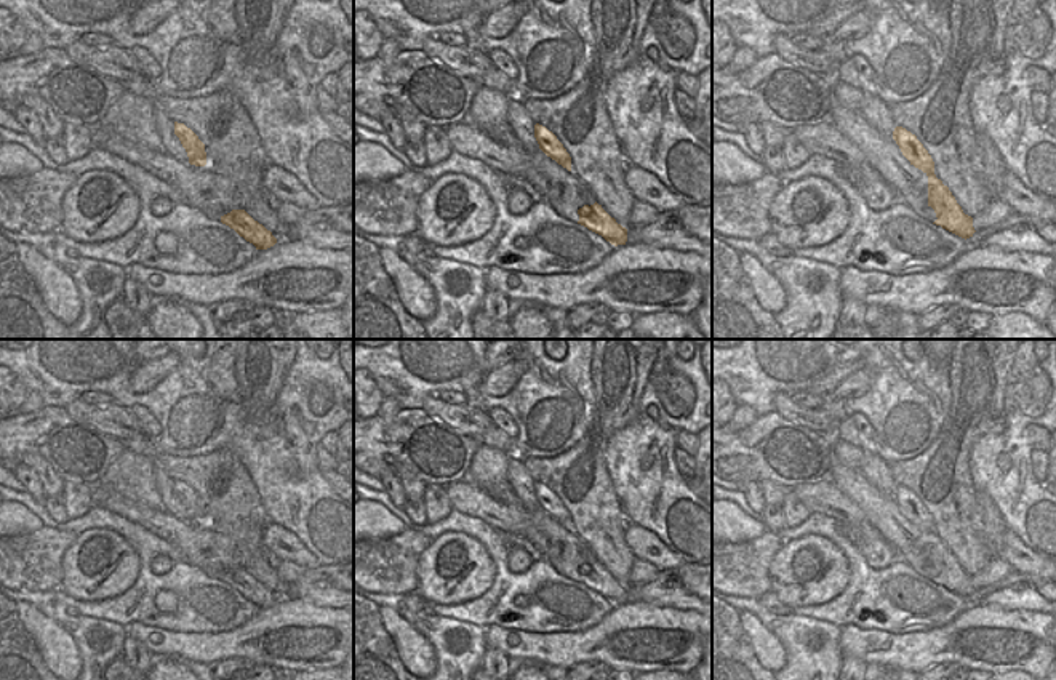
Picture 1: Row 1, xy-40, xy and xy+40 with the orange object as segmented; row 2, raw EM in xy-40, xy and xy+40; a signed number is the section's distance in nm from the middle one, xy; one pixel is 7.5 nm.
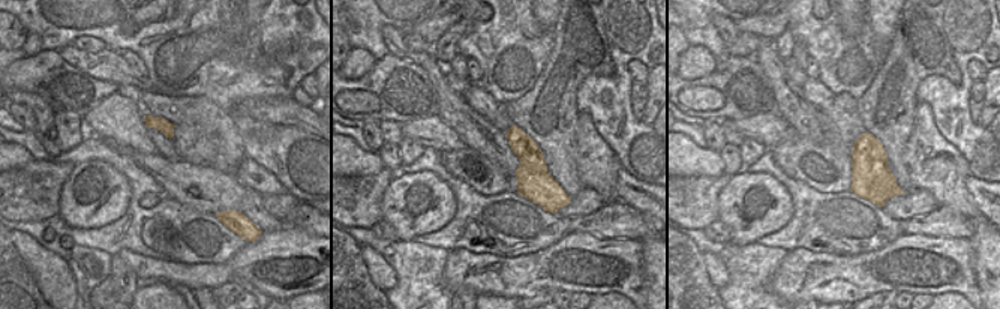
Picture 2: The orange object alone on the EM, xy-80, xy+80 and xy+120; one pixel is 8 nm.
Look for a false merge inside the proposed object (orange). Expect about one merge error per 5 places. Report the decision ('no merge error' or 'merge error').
merge error

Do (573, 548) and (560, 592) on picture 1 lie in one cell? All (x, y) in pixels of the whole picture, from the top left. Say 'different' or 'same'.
different

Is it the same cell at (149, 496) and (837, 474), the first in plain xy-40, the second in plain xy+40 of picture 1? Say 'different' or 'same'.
different

